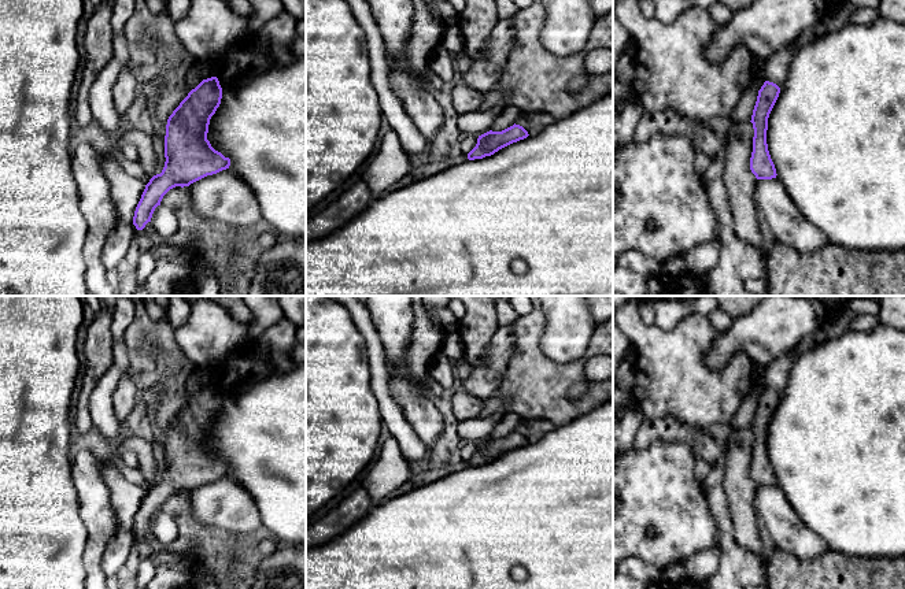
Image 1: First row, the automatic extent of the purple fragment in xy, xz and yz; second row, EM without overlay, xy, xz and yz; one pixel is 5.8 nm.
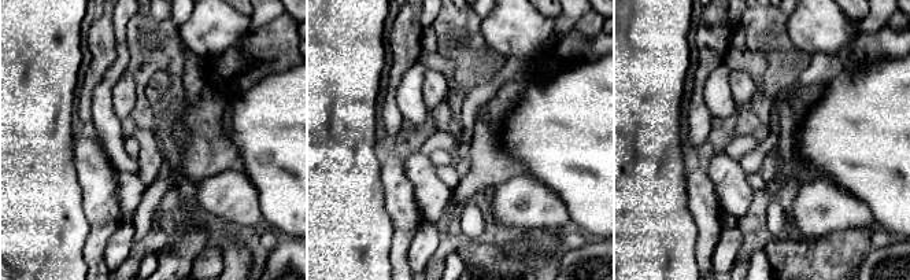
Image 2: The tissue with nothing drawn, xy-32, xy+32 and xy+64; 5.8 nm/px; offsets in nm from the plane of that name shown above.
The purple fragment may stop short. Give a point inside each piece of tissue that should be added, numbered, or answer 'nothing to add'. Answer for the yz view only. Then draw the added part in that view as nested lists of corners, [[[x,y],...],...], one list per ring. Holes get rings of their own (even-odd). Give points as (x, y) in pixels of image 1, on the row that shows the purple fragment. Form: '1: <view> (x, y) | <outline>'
nothing to add

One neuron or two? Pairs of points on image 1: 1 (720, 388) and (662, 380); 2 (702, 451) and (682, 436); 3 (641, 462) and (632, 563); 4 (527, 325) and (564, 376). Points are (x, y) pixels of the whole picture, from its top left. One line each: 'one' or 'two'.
1: one
2: one
3: two
4: one

